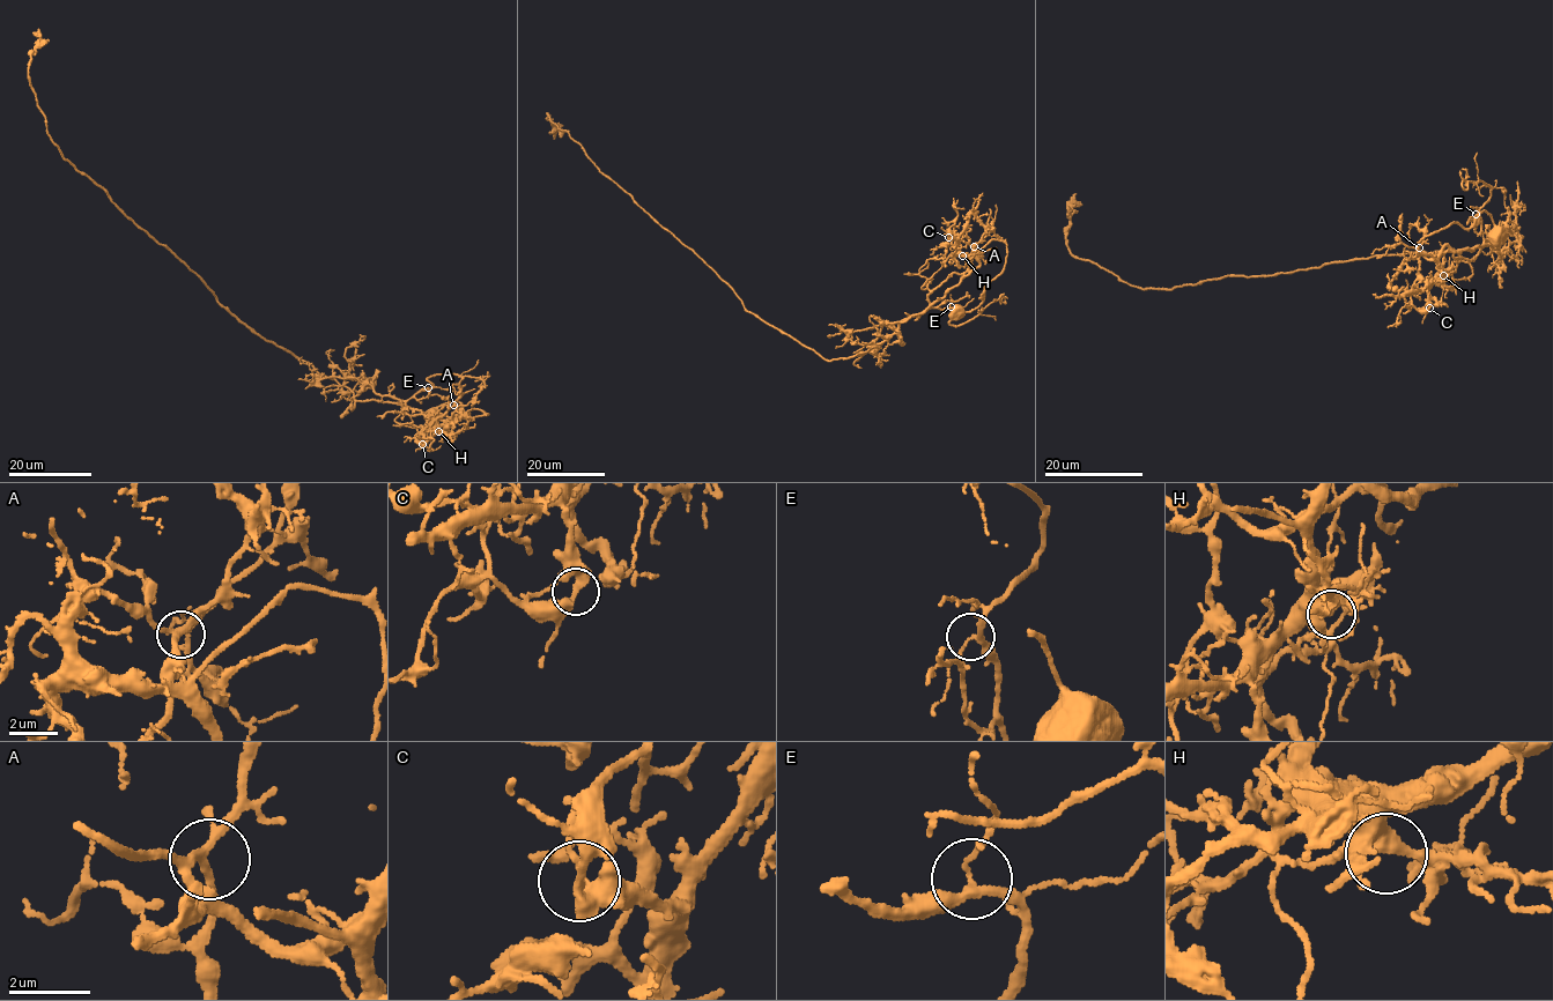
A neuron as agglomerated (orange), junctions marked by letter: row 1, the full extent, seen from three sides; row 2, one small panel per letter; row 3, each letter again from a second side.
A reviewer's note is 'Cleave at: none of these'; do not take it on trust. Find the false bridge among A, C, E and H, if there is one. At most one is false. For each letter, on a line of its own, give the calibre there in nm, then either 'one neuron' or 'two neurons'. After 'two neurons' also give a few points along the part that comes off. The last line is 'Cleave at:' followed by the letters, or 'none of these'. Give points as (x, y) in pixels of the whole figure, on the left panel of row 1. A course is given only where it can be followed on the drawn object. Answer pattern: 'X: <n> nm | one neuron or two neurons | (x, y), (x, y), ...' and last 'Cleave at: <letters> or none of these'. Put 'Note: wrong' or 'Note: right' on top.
Note: wrong
A: 180 nm | one neuron
C: 240 nm | two neurons | (423, 445), (431, 422), (457, 407), (451, 420), (412, 415), (405, 402), (348, 373), (345, 354), (363, 336)
E: 180 nm | one neuron
H: 300 nm | one neuron
Cleave at: C

